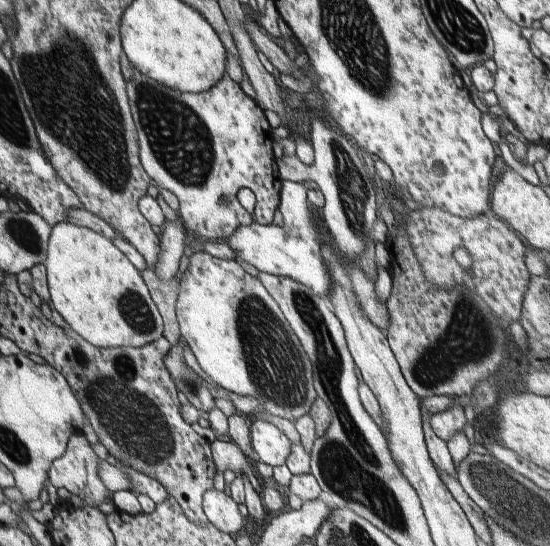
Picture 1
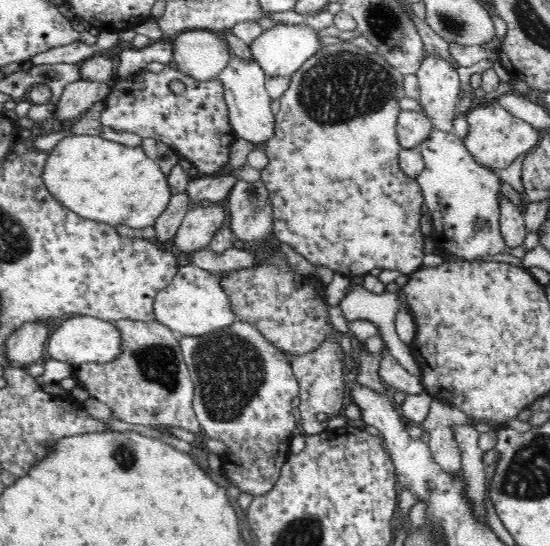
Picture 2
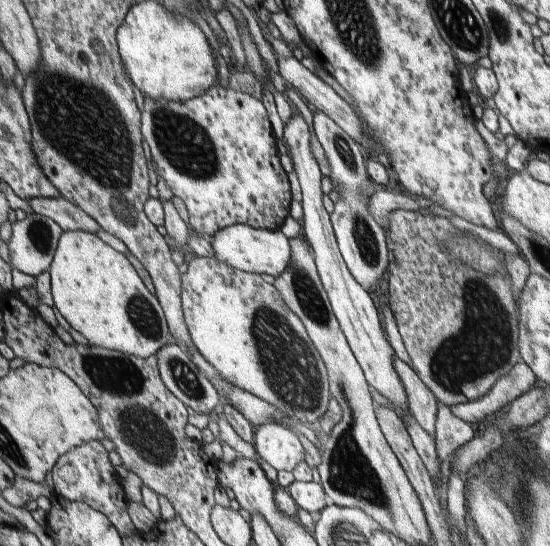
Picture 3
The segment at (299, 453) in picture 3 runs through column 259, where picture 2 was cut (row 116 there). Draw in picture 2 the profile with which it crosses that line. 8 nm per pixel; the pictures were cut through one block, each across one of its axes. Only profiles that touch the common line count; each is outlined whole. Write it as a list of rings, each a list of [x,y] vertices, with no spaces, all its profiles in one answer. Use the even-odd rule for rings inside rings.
[[[428,52],[416,75],[423,113],[434,129],[452,133],[453,119],[459,116],[456,112],[461,89],[458,72],[442,56]]]

